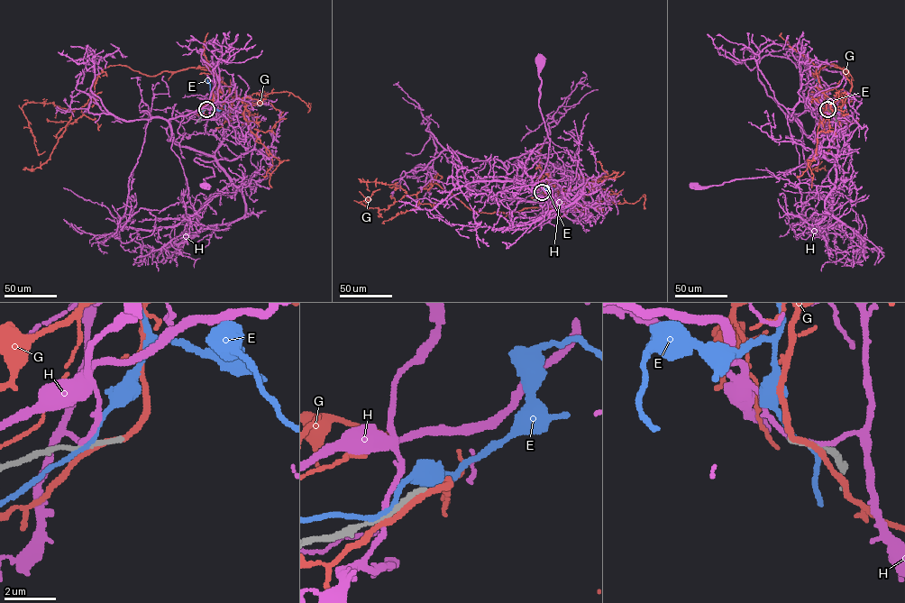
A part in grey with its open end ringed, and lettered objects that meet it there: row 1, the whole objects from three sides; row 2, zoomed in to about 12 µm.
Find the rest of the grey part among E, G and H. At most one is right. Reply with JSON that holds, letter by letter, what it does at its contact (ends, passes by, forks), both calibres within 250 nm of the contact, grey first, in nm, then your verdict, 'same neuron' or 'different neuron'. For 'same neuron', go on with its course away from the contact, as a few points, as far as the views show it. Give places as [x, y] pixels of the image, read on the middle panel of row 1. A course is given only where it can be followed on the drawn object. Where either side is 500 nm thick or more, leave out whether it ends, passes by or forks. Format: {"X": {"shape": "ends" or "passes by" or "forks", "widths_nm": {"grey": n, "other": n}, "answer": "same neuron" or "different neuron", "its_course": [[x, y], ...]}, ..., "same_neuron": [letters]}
{"E": {"shape": "passes by", "widths_nm": {"grey": 190, "other": 160}, "answer": "different neuron"}, "G": {"shape": "passes by", "widths_nm": {"grey": 260, "other": 200}, "answer": "different neuron"}, "H": {"shape": "passes by", "widths_nm": {"grey": 190, "other": 170}, "answer": "different neuron"}, "same_neuron": []}

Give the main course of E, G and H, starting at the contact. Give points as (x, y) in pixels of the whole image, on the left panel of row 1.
E: (205, 109), (212, 97), (229, 112), (238, 108)
G: (205, 109), (217, 96), (212, 72), (150, 76), (110, 66), (80, 108), (23, 105), (38, 153), (44, 151)
H: (205, 109), (205, 117), (221, 123), (223, 141), (214, 160), (194, 159), (213, 169), (204, 185)

